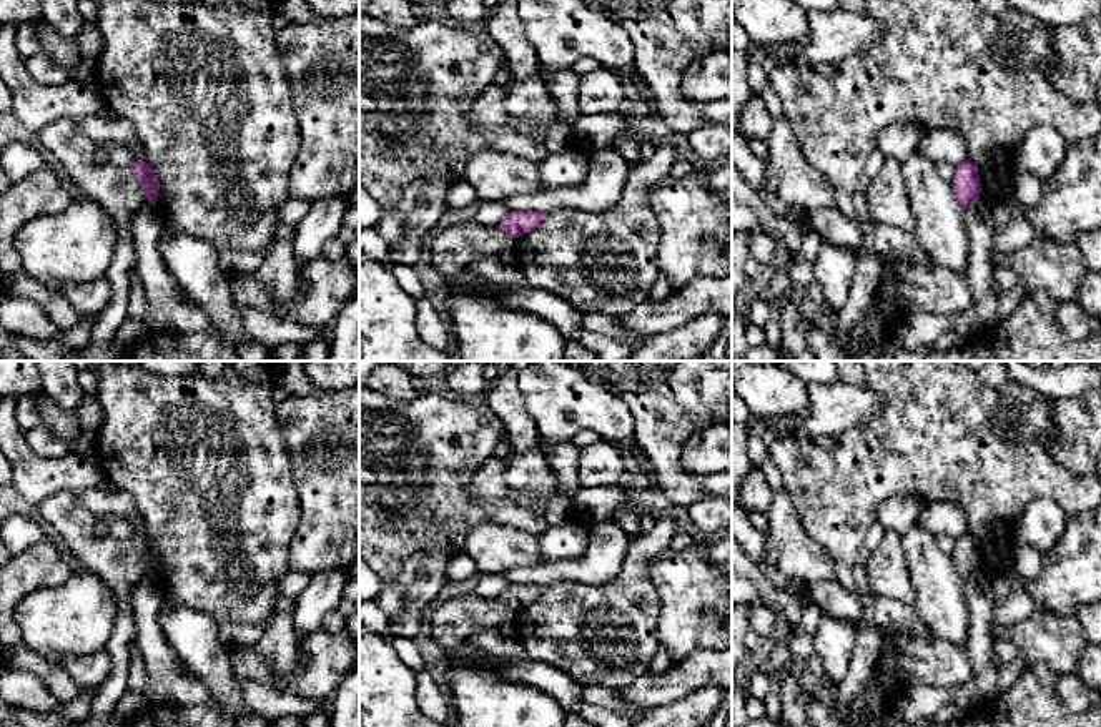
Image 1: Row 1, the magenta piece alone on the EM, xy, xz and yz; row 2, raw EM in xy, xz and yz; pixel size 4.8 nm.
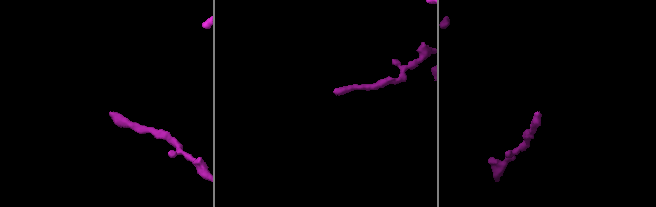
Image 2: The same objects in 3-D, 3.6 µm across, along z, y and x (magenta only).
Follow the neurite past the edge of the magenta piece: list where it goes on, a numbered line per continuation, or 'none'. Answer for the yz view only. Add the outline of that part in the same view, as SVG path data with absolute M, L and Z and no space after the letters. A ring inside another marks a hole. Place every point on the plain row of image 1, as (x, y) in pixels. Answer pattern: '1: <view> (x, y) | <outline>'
none

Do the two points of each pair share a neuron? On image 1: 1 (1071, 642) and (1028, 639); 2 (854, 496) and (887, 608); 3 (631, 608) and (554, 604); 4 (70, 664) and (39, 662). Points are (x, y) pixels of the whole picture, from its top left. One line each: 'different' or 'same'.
1: same
2: different
3: same
4: different

